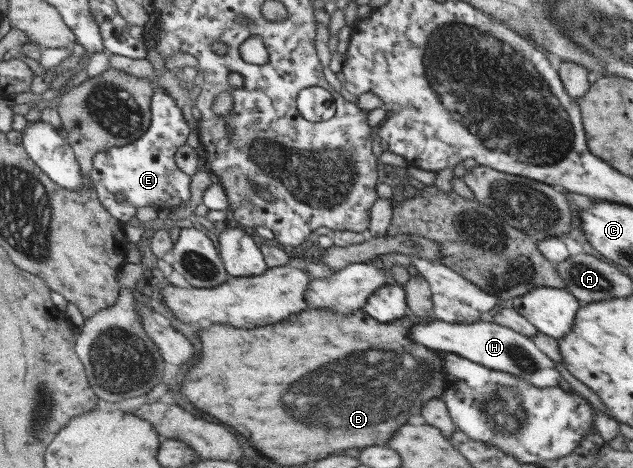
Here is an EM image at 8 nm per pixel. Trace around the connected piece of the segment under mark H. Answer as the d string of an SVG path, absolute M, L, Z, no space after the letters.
M489 317L475 321L469 326L447 323L437 318L423 320L411 328L409 337L415 339L417 344L427 345L436 351L451 352L466 357L467 360L474 361L484 368L517 376L535 388L558 386L561 380L559 372L554 368L554 362L545 356L530 338L520 335L505 325L495 324Z

